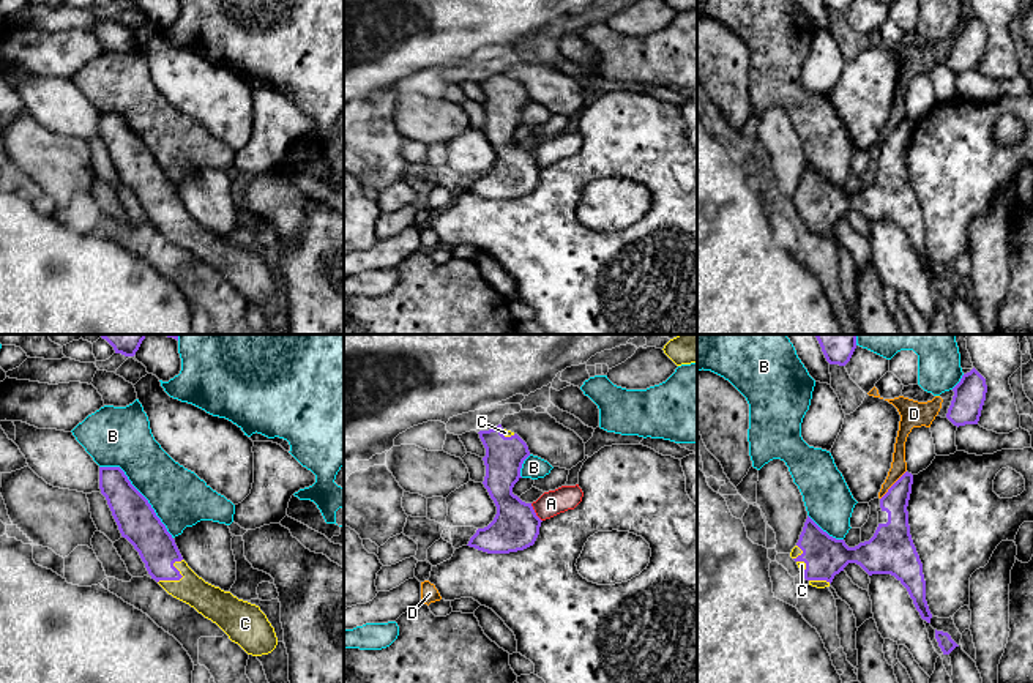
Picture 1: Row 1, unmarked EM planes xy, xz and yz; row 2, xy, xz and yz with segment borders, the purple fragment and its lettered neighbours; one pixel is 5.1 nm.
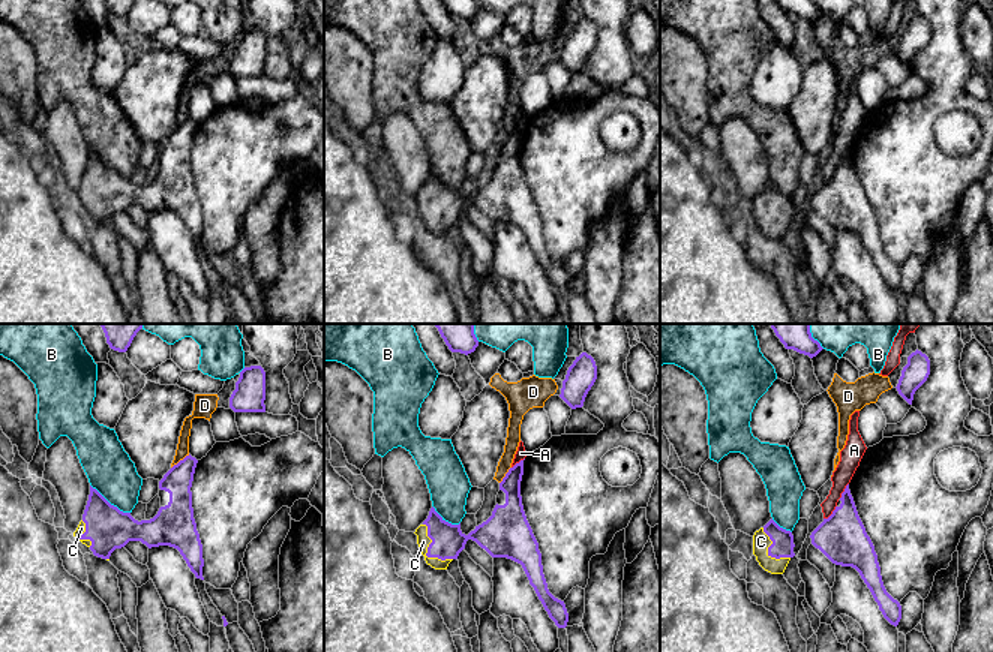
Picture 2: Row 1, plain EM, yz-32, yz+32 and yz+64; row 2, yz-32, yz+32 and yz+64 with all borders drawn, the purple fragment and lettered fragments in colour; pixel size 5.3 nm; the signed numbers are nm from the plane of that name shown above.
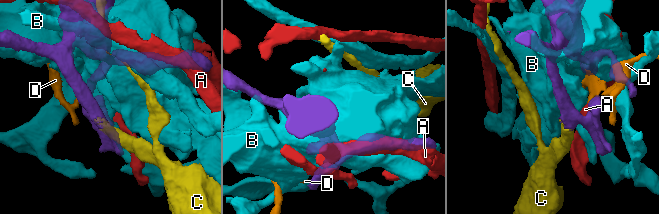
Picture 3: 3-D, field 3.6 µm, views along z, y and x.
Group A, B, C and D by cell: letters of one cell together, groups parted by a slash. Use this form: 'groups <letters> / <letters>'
groups A / B / C / D

